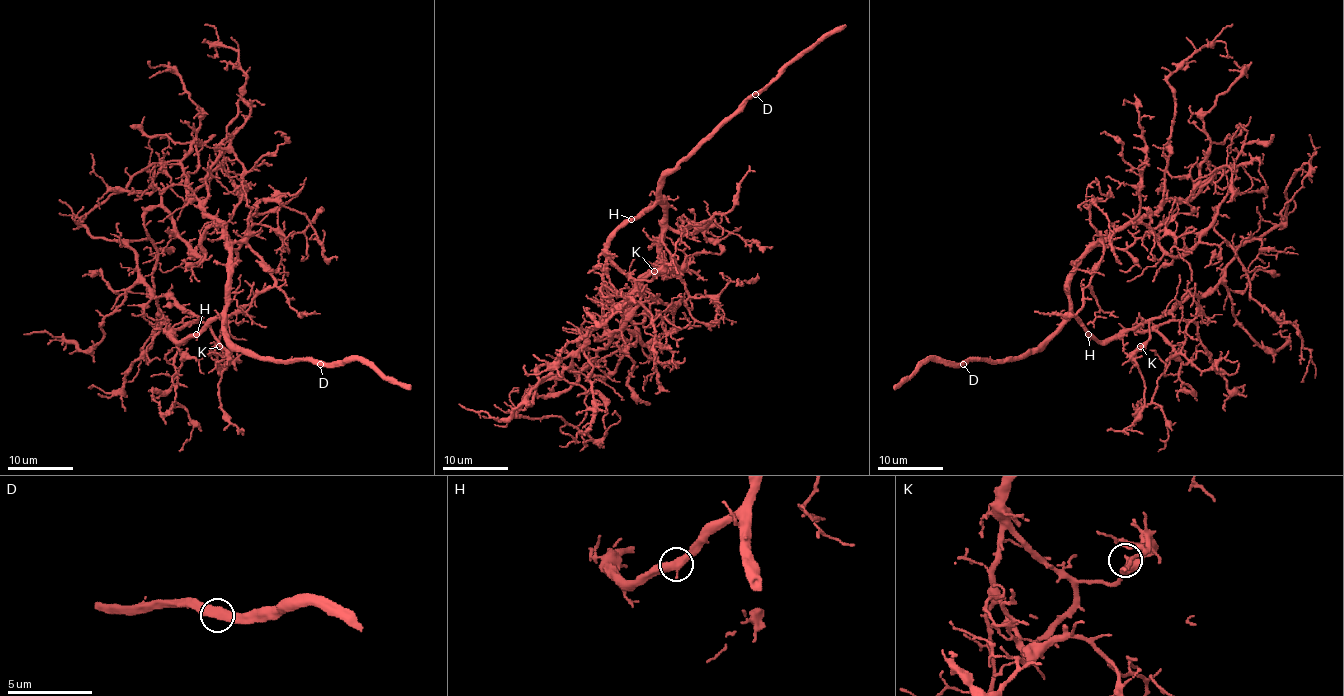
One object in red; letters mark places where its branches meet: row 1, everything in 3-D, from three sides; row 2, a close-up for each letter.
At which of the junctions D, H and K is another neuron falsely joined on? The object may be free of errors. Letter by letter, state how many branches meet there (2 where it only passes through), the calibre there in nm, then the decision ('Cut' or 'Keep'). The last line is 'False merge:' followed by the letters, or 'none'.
D: Branches: 2. Thickness 440 nm. Keep
H: Branches: 2. Thickness 440 nm. Keep
K: Branches: 2. Thickness 440 nm. Keep
False merge: none

